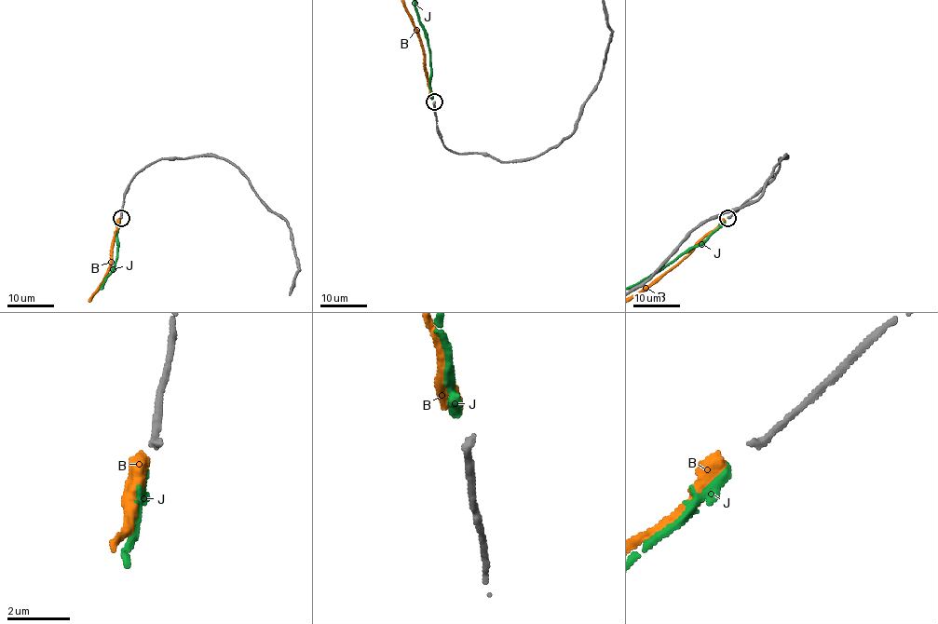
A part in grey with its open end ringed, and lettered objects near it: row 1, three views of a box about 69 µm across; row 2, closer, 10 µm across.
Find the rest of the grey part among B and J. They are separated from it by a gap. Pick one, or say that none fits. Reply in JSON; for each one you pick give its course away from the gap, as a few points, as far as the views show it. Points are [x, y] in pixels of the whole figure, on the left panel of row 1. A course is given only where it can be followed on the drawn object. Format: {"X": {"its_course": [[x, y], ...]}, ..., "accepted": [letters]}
{"accepted": ["J"]}

